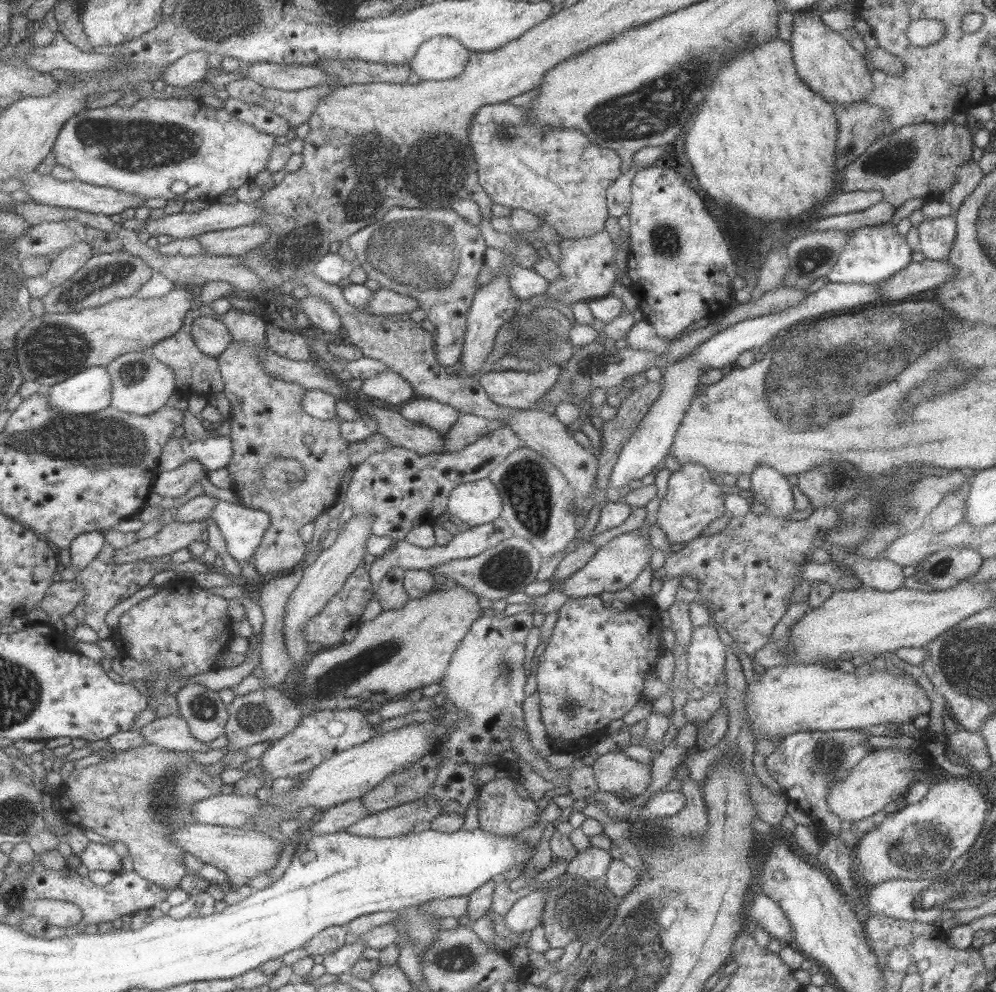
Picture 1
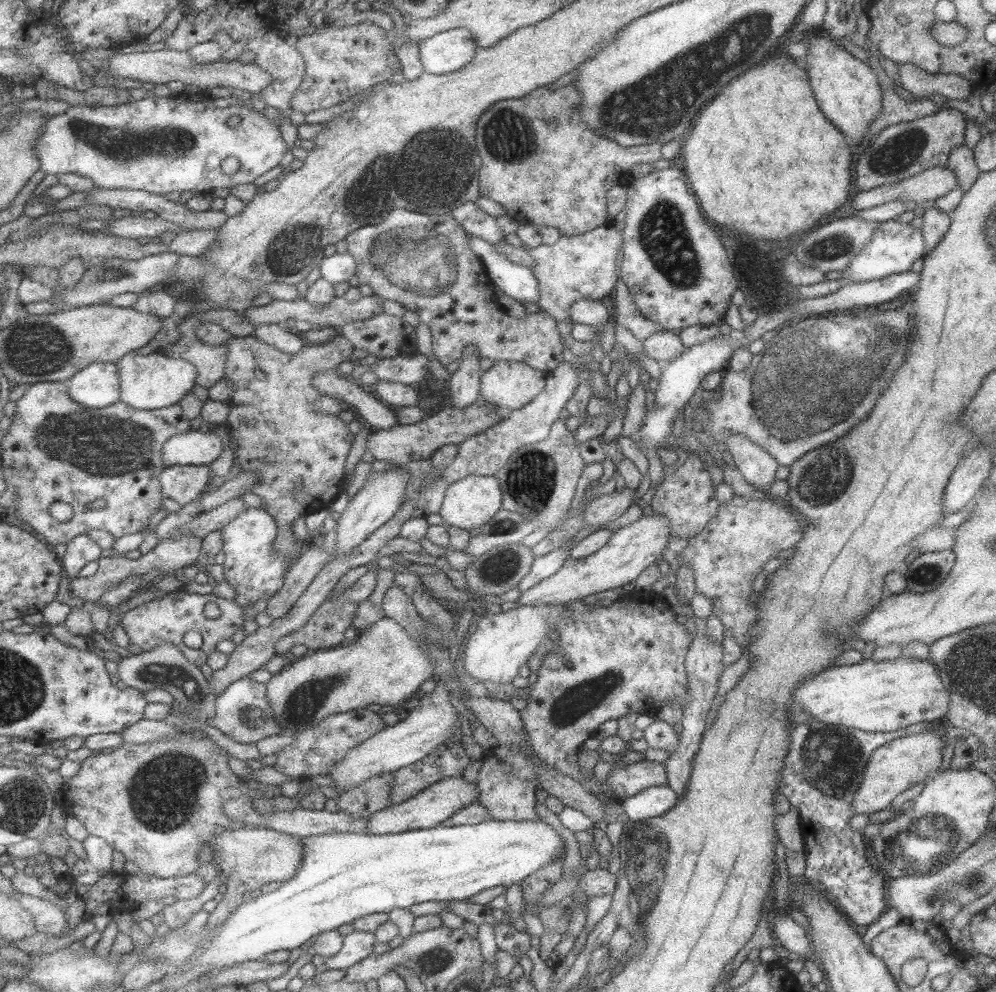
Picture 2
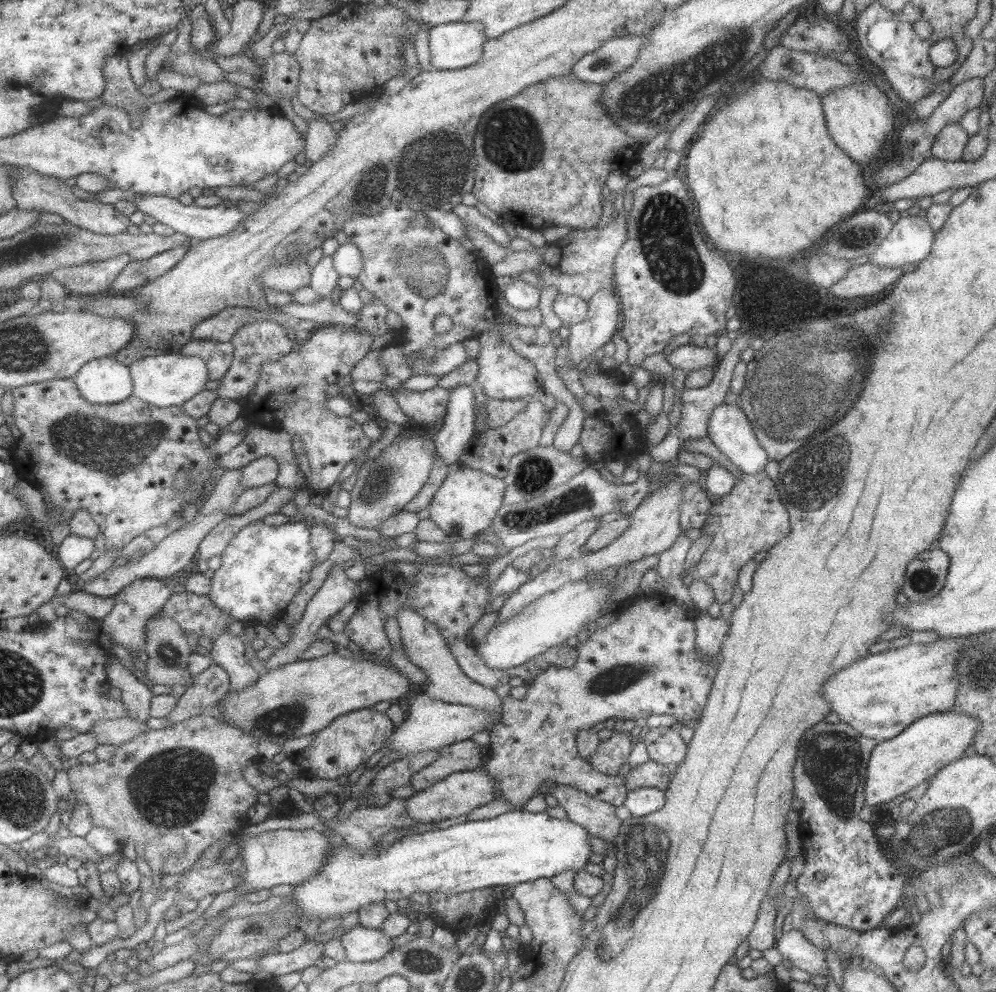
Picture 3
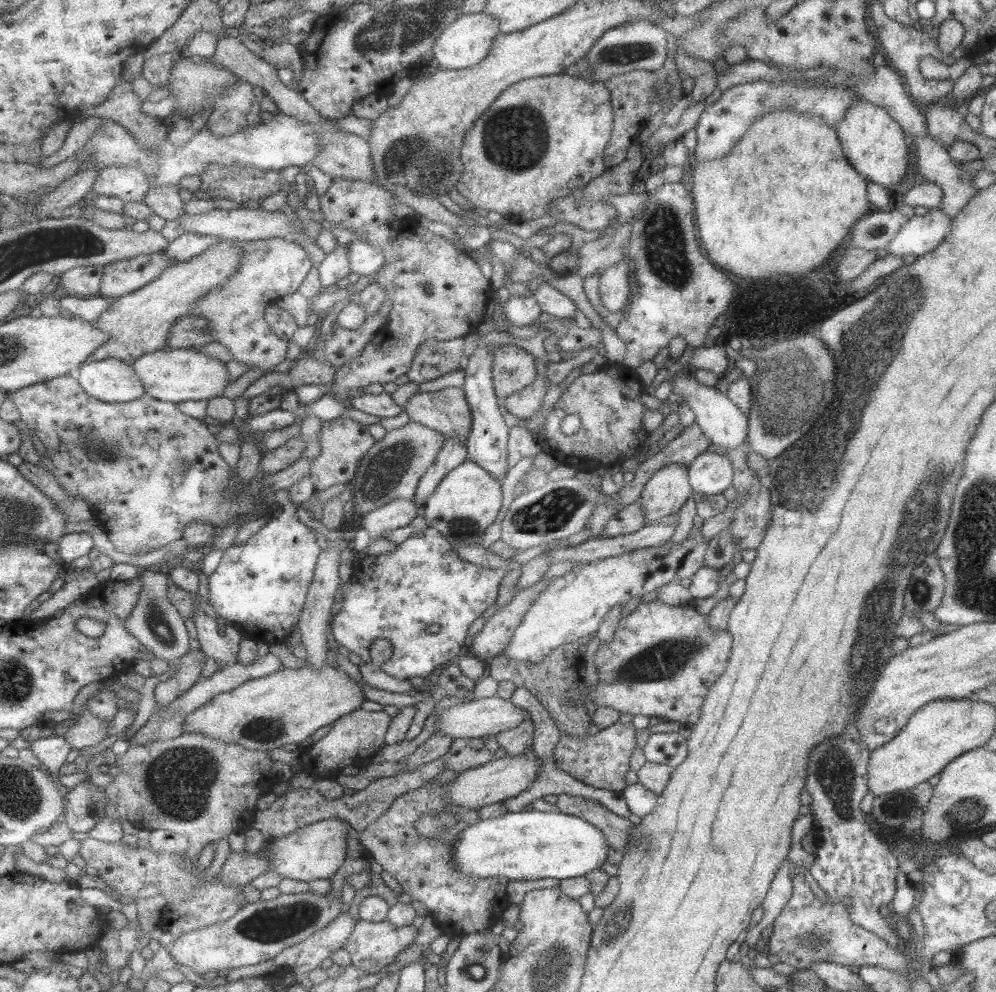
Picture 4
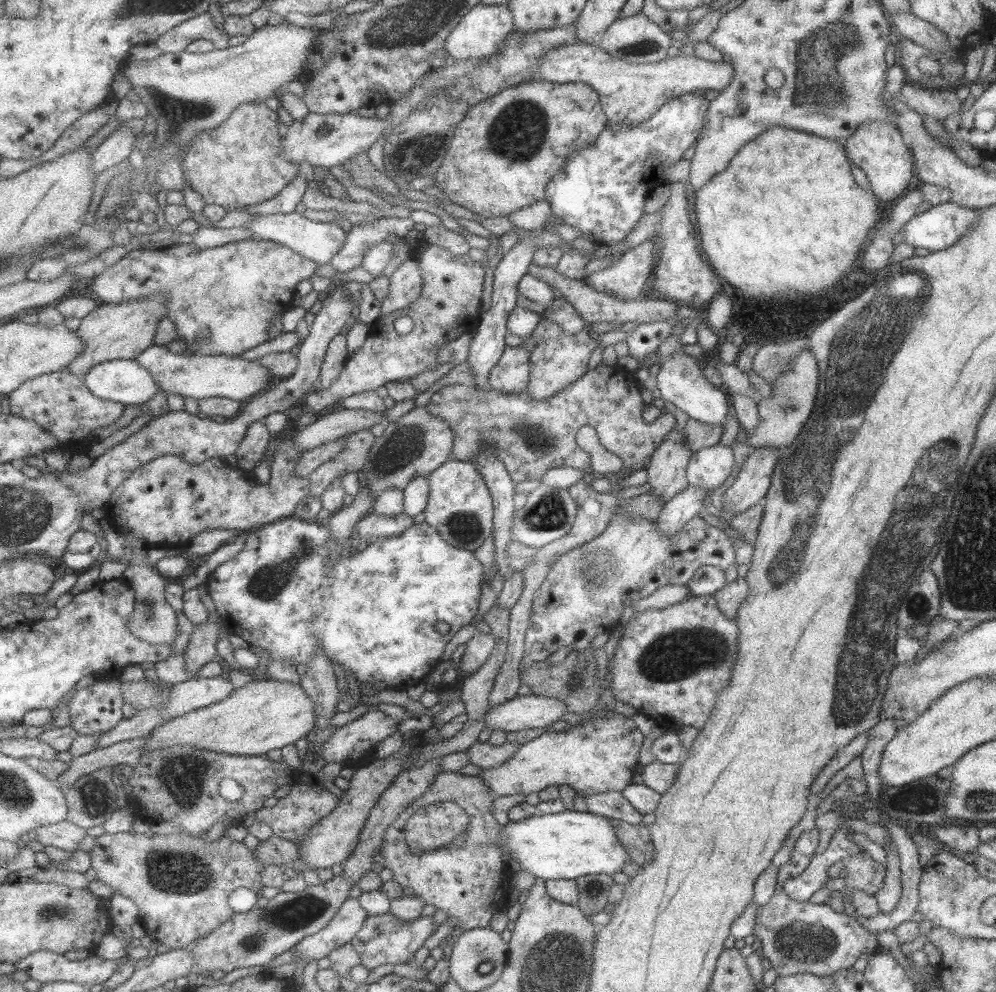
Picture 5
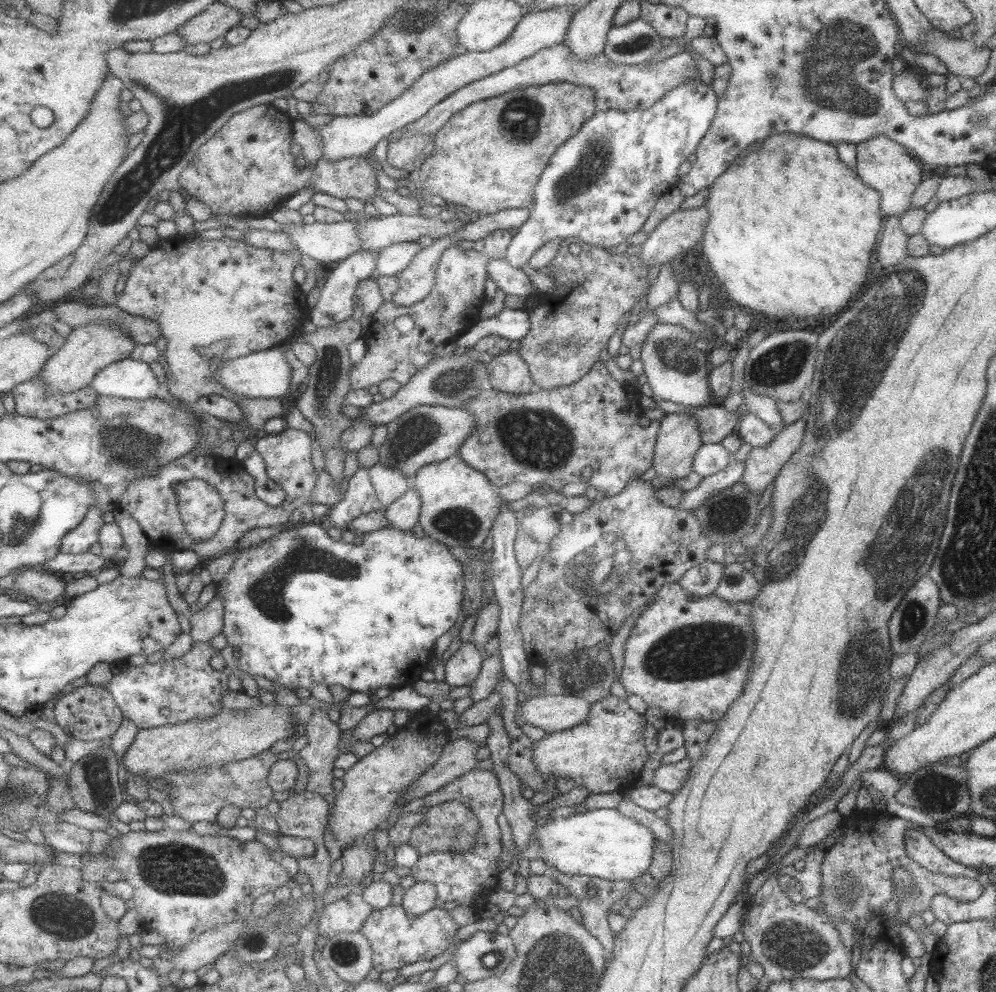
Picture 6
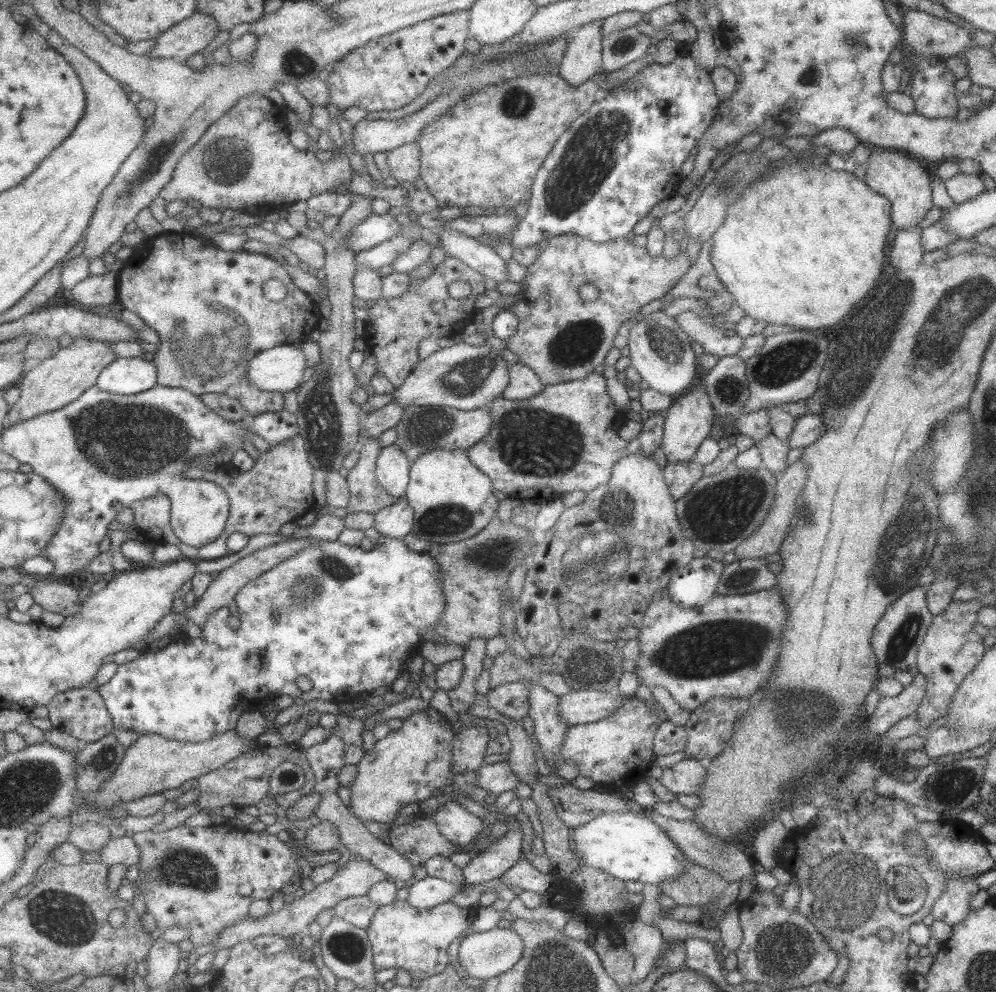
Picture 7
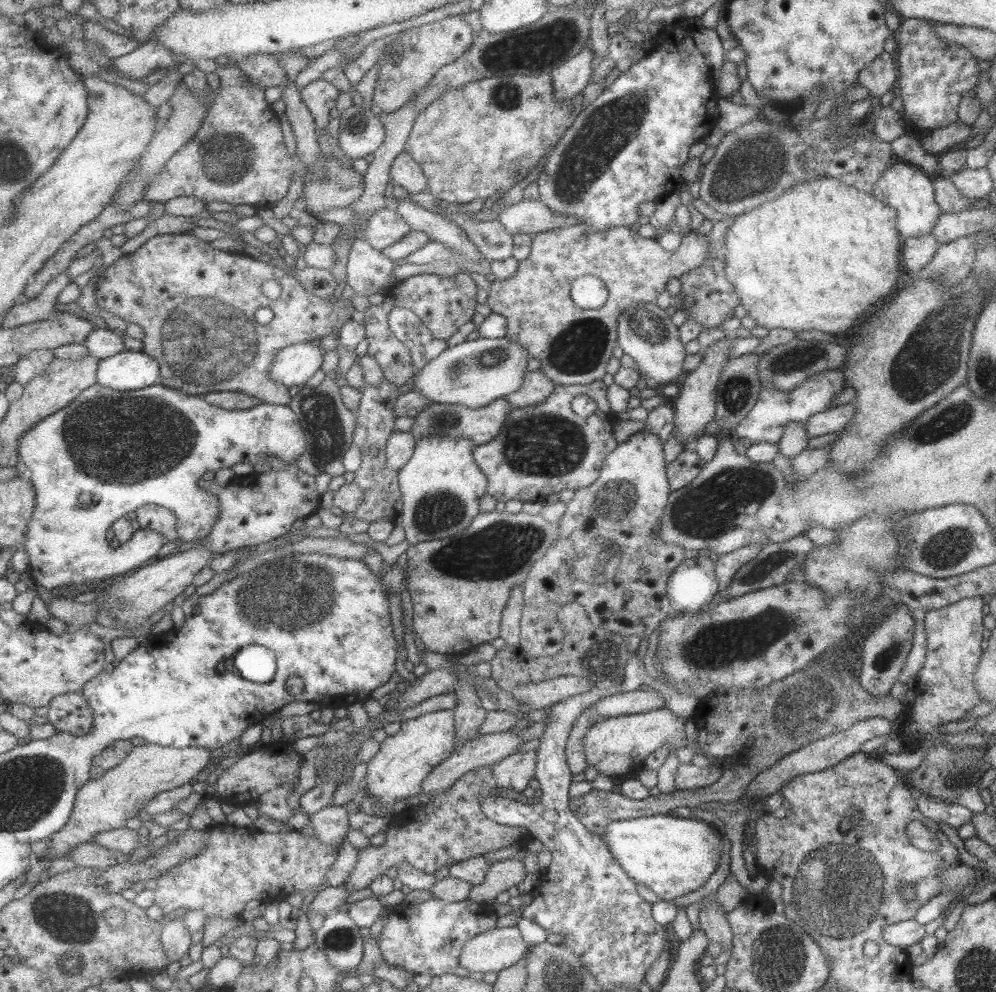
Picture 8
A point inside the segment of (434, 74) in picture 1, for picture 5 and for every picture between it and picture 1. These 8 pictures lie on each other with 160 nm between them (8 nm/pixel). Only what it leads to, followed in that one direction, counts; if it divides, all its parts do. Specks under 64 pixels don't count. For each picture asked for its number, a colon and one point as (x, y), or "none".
2: (445, 52)
3: (454, 45)
4: (465, 42)
5: (481, 31)

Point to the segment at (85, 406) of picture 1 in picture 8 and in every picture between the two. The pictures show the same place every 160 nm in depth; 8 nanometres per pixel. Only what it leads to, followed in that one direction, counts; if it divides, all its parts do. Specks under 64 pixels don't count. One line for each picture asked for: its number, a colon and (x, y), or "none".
2: (98, 385)
3: (107, 381)
4: (113, 380)
5: (126, 381)
6: (131, 378)
7: (125, 375)
8: (127, 370)

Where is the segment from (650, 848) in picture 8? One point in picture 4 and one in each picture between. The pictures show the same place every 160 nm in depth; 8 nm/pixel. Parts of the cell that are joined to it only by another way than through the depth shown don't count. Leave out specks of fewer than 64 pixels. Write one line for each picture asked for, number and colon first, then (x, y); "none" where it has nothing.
4: (527, 845)
5: (564, 845)
6: (601, 842)
7: (627, 845)

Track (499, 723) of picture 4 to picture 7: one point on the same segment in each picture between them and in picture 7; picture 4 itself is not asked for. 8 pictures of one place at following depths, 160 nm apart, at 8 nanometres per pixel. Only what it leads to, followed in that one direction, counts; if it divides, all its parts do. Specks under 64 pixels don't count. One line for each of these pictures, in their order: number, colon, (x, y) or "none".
5: (529, 711)
6: (552, 713)
7: (588, 705)

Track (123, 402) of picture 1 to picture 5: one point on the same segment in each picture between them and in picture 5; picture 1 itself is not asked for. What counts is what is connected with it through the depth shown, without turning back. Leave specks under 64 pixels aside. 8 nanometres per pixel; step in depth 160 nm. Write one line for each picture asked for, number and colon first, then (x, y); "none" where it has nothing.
2: (149, 382)
3: (167, 380)
4: (176, 375)
5: (201, 376)

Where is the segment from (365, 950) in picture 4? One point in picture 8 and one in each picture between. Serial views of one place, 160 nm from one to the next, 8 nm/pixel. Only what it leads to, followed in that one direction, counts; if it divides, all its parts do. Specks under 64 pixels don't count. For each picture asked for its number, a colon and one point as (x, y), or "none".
5: (384, 939)
6: (397, 939)
7: (401, 937)
8: (428, 939)

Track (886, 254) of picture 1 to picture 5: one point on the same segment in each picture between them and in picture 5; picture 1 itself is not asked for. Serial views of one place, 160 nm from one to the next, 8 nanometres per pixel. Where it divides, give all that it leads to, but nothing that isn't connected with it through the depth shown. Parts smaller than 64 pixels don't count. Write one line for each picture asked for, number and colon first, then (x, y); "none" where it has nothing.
2: (895, 245)
3: (910, 239)
4: (920, 234)
5: (940, 226)

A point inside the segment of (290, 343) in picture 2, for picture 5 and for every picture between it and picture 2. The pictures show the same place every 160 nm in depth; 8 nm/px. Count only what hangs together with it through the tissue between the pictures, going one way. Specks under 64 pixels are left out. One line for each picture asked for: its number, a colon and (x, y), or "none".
3: (253, 343)
4: (270, 268)
5: (222, 299)

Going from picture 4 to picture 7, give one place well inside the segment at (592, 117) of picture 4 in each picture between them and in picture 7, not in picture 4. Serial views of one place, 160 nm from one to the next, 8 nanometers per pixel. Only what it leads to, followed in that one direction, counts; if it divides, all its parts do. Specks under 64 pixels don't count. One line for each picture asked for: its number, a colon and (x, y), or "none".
5: (501, 154)
6: (479, 161)
7: (484, 150)

